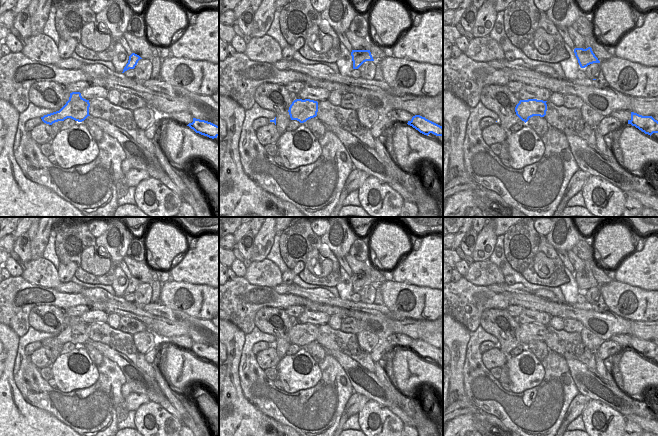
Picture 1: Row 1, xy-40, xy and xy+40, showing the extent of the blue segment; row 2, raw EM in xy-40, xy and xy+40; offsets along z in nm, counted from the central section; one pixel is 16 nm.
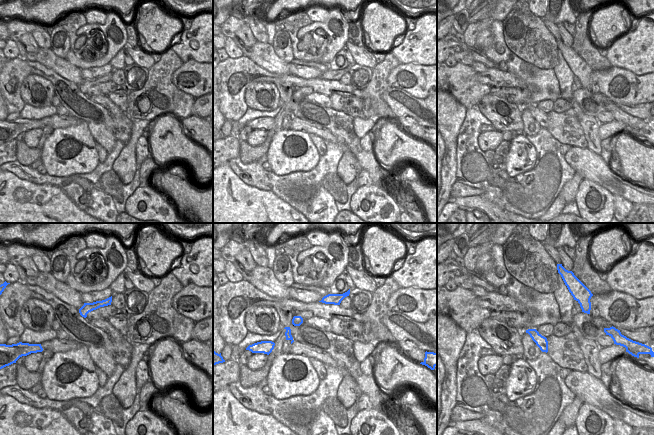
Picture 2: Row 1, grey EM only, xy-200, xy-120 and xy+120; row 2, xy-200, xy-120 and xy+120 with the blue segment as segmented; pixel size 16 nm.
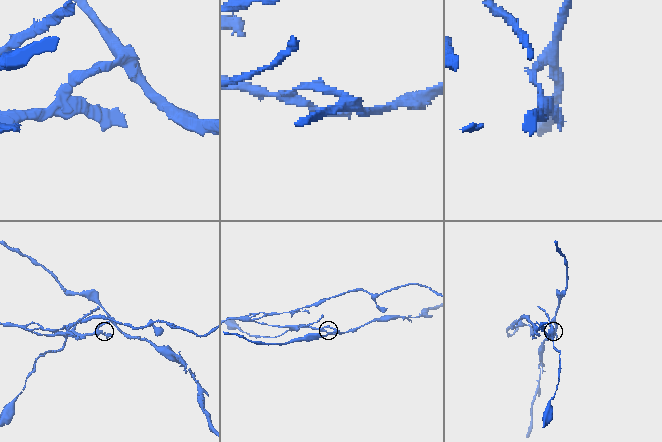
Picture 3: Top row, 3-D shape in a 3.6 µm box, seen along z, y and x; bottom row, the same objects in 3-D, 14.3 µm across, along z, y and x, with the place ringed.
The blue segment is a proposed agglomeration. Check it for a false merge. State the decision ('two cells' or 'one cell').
two cells

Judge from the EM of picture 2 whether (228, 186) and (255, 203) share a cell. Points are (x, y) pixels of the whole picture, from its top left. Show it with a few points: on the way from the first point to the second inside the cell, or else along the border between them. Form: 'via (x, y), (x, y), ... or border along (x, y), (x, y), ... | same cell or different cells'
via (235, 193), (245, 203), (248, 203) | same cell

